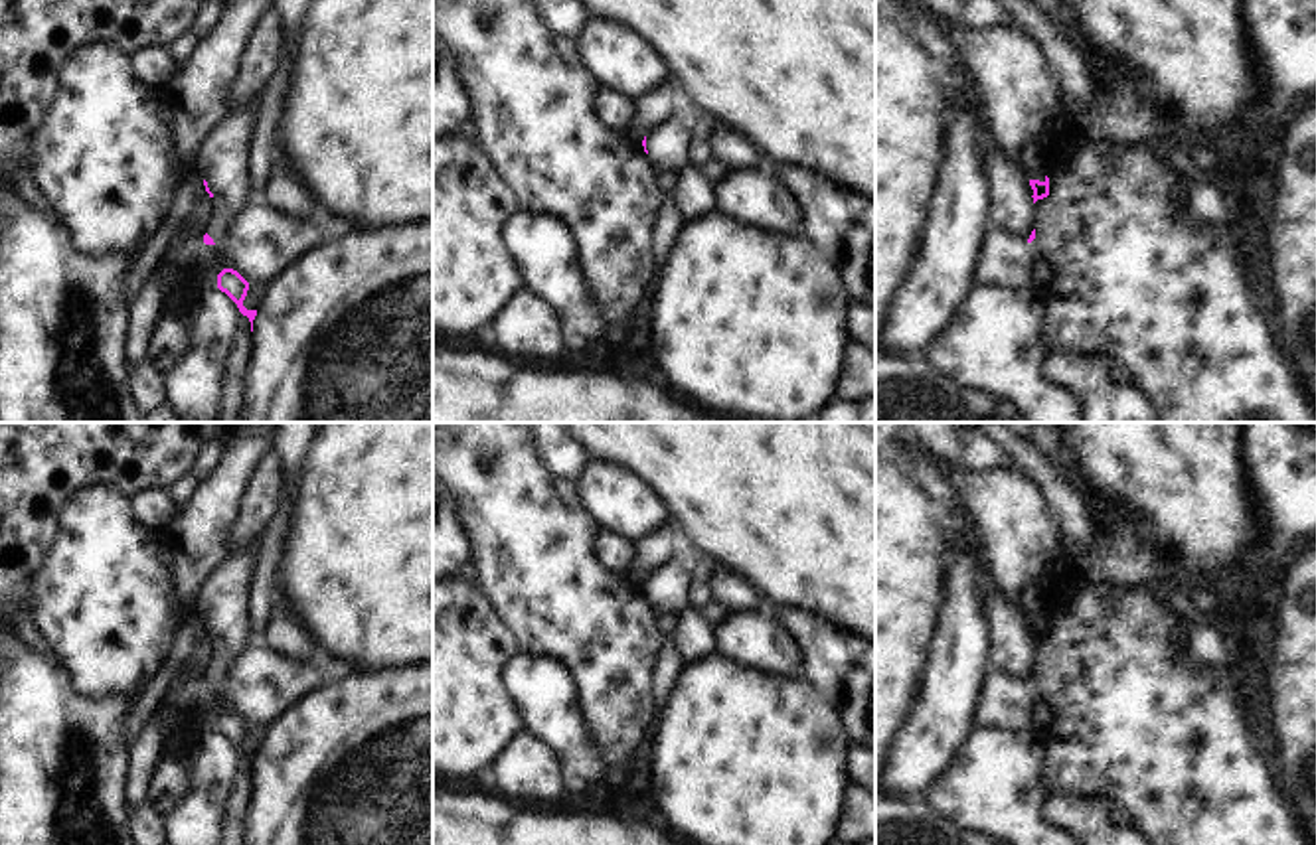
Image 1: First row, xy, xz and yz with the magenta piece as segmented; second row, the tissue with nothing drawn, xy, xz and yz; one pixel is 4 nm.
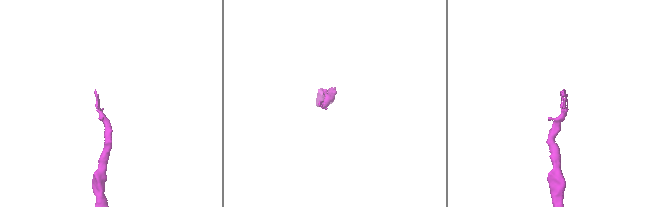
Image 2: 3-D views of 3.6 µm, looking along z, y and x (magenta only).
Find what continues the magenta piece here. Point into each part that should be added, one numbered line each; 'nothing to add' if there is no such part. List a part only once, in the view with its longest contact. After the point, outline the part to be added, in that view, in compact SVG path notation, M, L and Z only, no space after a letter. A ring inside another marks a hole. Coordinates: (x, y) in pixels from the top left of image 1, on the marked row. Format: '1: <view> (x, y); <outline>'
1: yz (1034, 162); M1039 136L1031 144L1031 148L1022 158L1022 170L1028 176L1028 180L1039 180L1045 182L1049 178L1047 172L1047 138Z

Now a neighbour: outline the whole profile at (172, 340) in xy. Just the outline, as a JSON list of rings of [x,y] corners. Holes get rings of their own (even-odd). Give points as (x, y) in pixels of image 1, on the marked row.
[[[188,314],[180,318],[160,318],[150,338],[148,357],[170,375],[194,351],[194,326]]]

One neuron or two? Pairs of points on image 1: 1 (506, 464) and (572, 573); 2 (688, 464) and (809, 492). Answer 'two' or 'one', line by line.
1: one
2: one

